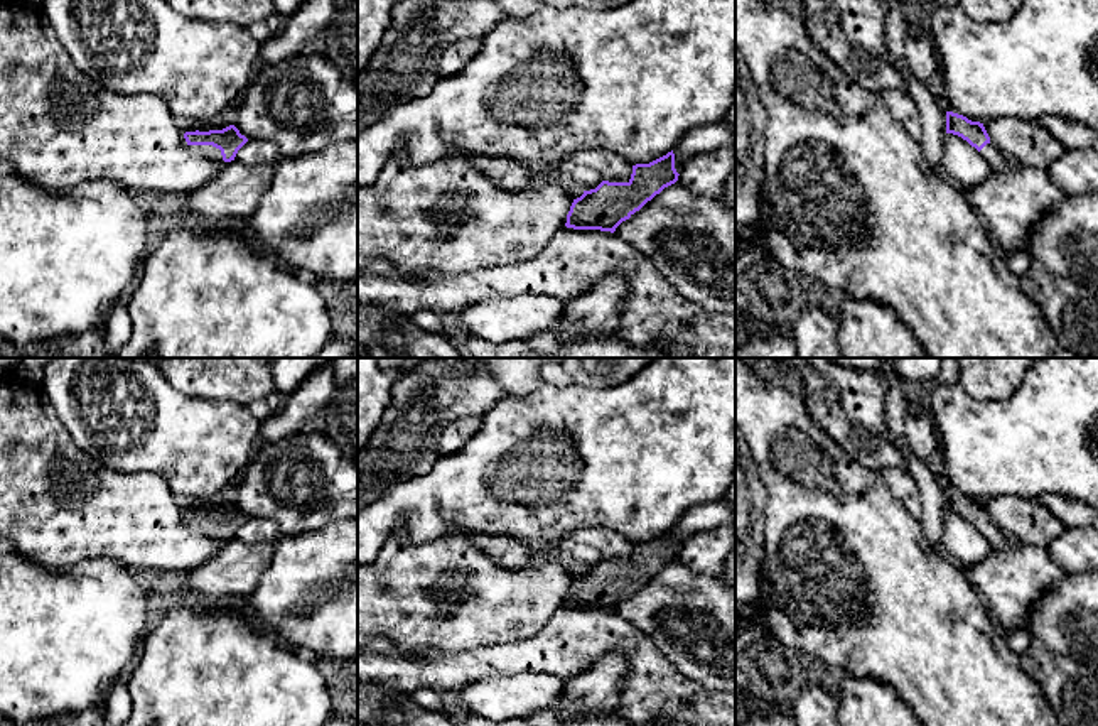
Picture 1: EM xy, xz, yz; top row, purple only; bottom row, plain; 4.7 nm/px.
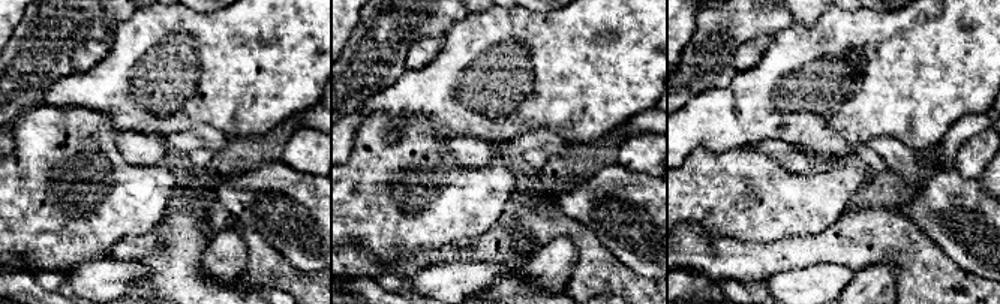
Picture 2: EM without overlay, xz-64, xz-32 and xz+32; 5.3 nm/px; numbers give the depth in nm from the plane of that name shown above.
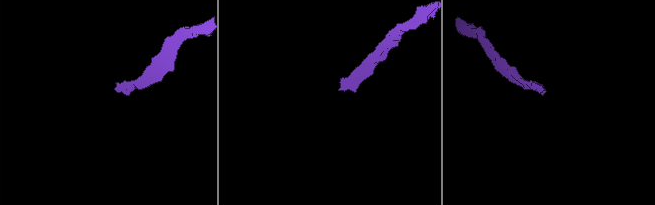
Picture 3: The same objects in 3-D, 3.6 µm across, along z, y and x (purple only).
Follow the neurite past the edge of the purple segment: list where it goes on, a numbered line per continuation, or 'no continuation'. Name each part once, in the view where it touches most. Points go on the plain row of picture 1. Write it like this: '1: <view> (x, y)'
1: xy (206, 529)

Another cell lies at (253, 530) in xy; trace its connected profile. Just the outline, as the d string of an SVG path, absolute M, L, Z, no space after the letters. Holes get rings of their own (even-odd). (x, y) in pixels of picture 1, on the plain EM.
M250 517L236 532L234 539L246 544L277 542L282 532L270 518Z

